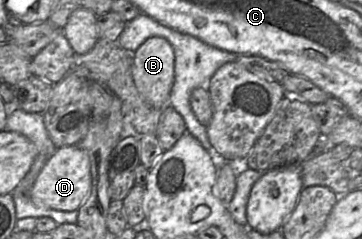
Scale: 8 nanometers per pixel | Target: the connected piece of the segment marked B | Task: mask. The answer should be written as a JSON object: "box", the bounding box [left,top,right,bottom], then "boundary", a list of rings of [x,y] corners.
{"box":[132,37,174,109],"boundary":[[[163,37],[146,39],[132,54],[132,76],[140,95],[152,106],[163,109],[168,104],[174,83],[174,50]]]}

